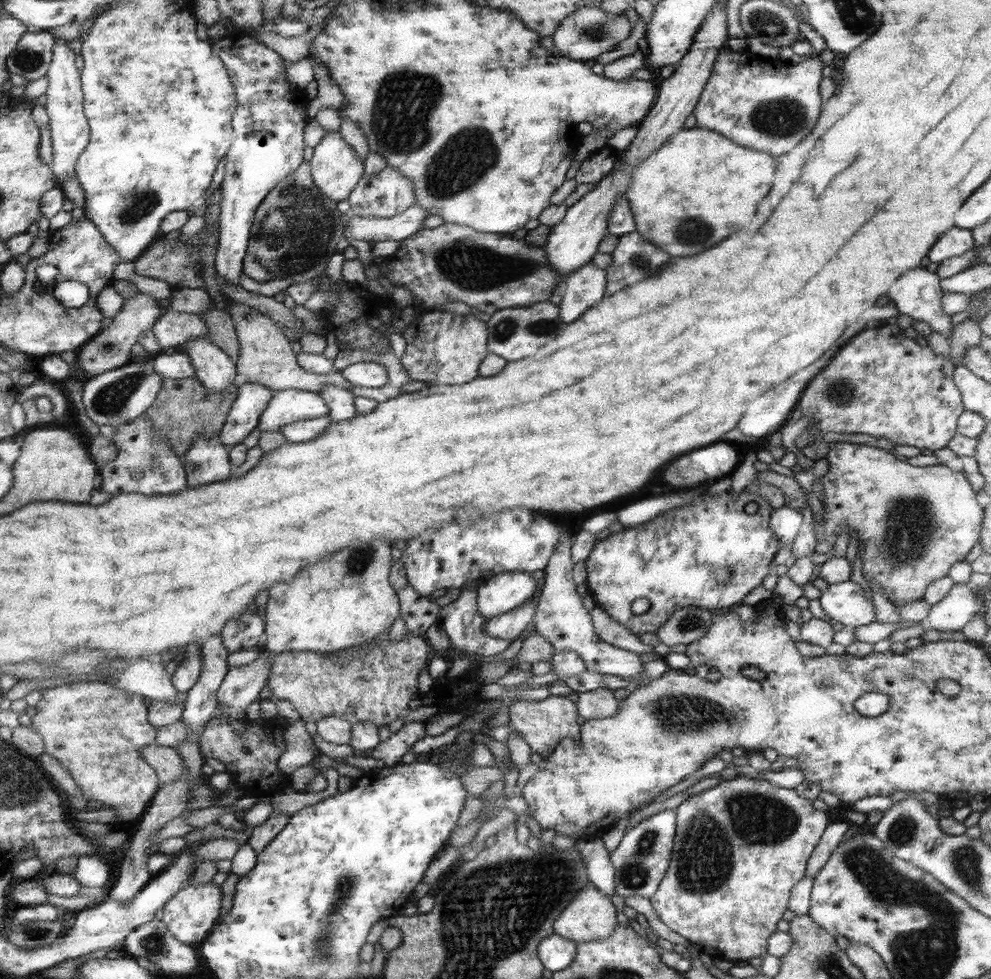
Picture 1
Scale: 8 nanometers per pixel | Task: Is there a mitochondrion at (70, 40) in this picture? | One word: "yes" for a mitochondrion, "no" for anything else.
no

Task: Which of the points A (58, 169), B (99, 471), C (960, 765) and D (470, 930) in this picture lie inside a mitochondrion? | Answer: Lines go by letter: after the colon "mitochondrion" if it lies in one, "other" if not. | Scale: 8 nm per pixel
A: other
B: other
C: other
D: mitochondrion

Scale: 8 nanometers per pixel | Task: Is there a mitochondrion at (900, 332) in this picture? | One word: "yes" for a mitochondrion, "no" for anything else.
no

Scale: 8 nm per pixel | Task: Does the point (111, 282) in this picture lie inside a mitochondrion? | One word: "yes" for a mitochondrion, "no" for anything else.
no

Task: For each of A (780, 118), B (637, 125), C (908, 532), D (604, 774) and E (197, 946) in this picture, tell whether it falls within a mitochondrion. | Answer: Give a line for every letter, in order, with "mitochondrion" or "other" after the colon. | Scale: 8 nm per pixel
A: mitochondrion
B: other
C: mitochondrion
D: other
E: other

